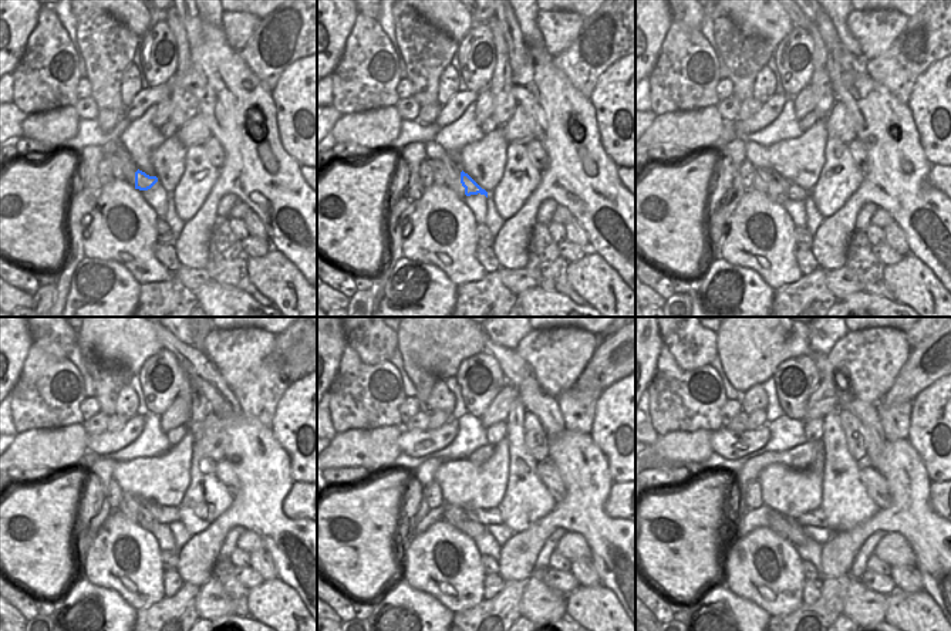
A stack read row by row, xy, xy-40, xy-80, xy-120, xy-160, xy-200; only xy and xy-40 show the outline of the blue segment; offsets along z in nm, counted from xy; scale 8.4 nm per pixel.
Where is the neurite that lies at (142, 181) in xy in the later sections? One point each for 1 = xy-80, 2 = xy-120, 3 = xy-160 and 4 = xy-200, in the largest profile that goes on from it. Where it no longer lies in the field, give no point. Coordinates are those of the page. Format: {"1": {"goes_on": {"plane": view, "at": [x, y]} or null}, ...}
{"1": {"goes_on": {"plane": "xy-80", "at": [793, 192]}}, "2": {"goes_on": {"plane": "xy-120", "at": [164, 515]}}, "3": {"goes_on": {"plane": "xy-160", "at": [486, 516]}}, "4": {"goes_on": {"plane": "xy-200", "at": [816, 518]}}}

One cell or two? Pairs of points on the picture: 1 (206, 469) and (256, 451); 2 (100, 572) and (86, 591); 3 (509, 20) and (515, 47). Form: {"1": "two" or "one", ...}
{"1": "two", "2": "two", "3": "one"}

